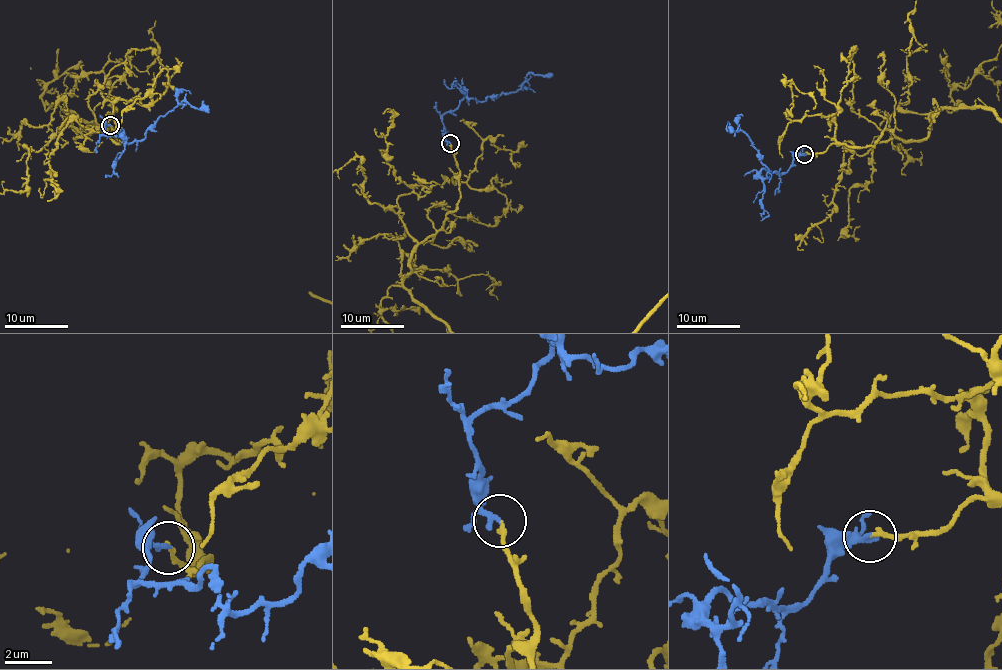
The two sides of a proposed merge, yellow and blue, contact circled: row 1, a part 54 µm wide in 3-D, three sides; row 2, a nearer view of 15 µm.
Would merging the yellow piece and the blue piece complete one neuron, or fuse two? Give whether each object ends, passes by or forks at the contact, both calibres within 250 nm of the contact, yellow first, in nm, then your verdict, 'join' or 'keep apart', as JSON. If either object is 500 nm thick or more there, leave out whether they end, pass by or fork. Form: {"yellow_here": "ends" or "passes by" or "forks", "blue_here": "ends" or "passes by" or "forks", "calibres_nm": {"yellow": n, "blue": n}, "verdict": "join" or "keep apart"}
{"yellow_here": "ends", "blue_here": "ends", "calibres_nm": {"yellow": 200, "blue": 280}, "verdict": "join"}

